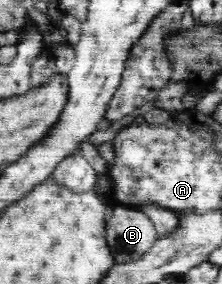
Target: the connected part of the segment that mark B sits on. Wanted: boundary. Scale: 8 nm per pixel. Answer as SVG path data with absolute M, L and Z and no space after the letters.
M117 205L108 218L108 243L119 264L139 261L163 237L143 210Z

